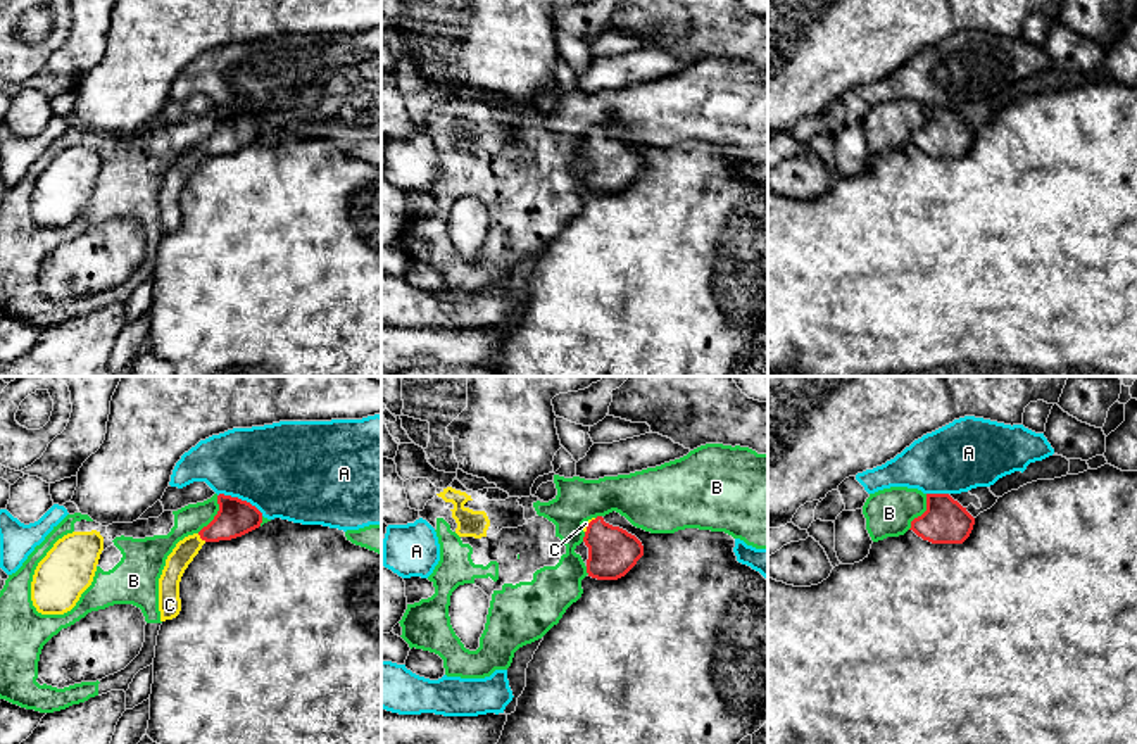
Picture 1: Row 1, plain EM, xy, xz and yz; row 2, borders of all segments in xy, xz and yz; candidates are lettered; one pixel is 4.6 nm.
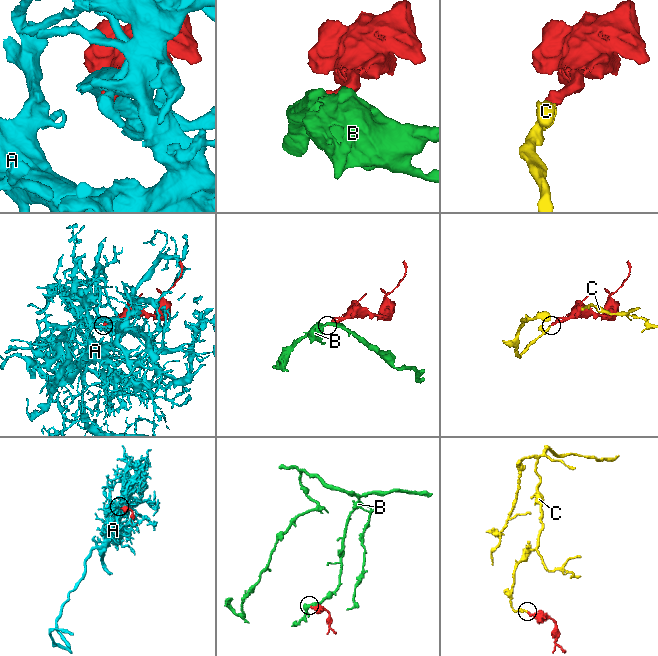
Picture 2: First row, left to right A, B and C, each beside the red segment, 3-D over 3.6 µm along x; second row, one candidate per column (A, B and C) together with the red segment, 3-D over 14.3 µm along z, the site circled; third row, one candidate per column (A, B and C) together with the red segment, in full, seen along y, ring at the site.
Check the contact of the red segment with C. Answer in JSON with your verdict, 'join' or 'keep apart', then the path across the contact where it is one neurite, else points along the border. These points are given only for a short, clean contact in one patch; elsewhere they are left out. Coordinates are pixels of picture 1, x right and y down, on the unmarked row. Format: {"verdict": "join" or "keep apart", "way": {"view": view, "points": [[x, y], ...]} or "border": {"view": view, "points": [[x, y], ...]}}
{"verdict": "join", "way": {"view": "xy", "points": [[235, 130], [225, 140], [202, 152], [187, 163]]}}

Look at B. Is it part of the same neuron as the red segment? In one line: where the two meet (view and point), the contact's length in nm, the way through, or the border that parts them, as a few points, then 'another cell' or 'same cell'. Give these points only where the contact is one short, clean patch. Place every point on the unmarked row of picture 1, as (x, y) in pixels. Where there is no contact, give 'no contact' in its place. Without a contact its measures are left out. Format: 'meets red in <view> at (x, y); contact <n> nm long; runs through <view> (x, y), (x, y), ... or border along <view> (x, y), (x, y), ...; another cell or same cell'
meets red in xy at (216, 128); contact 200 nm long; border along xy (218, 109), (218, 126), (197, 145); another cell

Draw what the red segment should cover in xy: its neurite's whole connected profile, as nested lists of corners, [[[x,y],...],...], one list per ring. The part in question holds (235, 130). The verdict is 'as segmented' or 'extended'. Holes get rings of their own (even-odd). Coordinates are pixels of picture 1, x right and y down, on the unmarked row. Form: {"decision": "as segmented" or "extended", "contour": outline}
{"decision": "extended", "contour": [[[217,109],[219,124],[198,147],[188,148],[176,157],[166,173],[159,192],[160,235],[173,233],[181,224],[179,195],[205,155],[231,154],[242,150],[262,136],[262,126],[238,110]]]}

